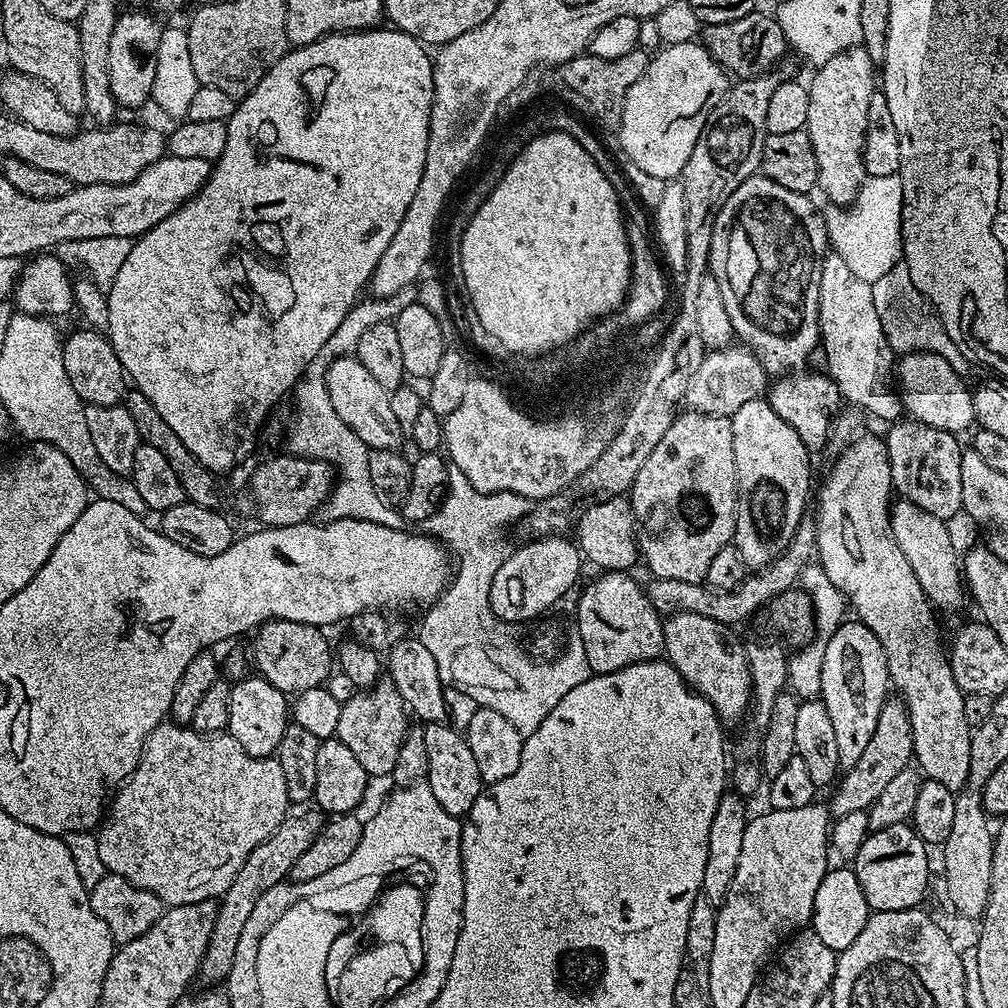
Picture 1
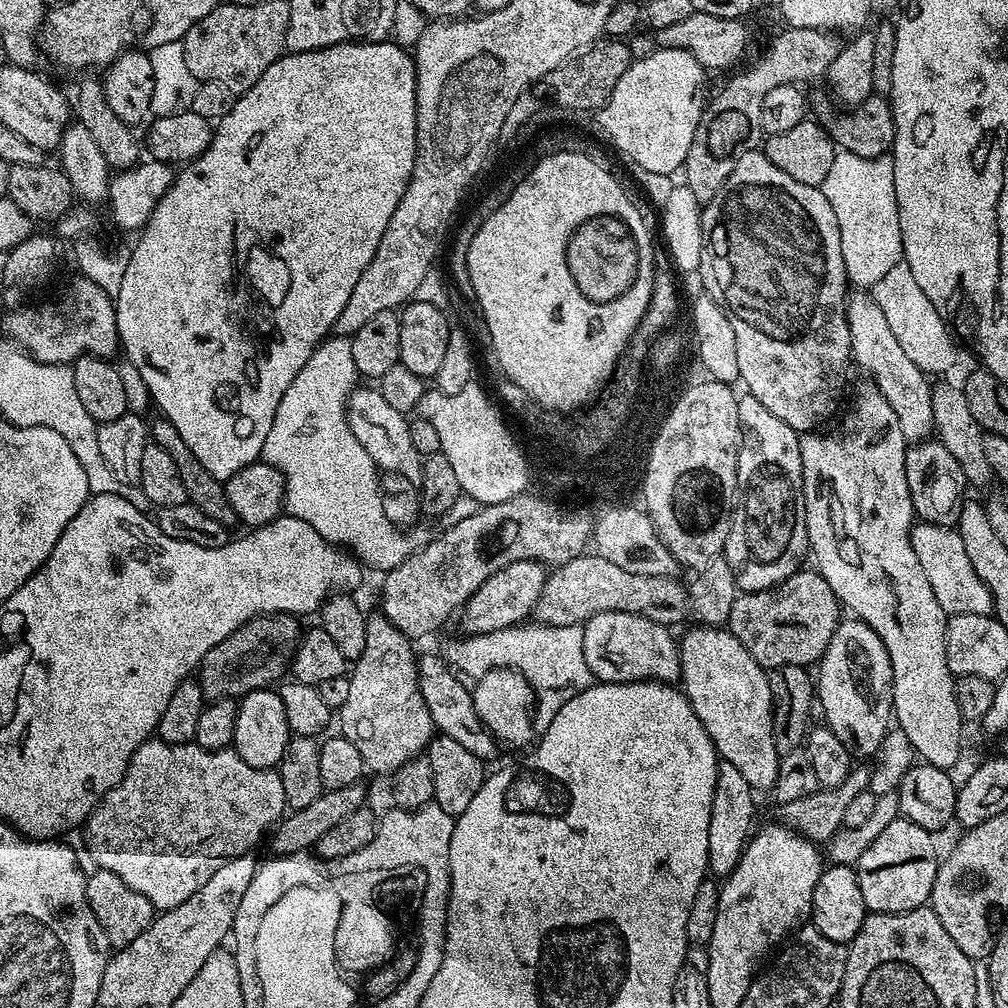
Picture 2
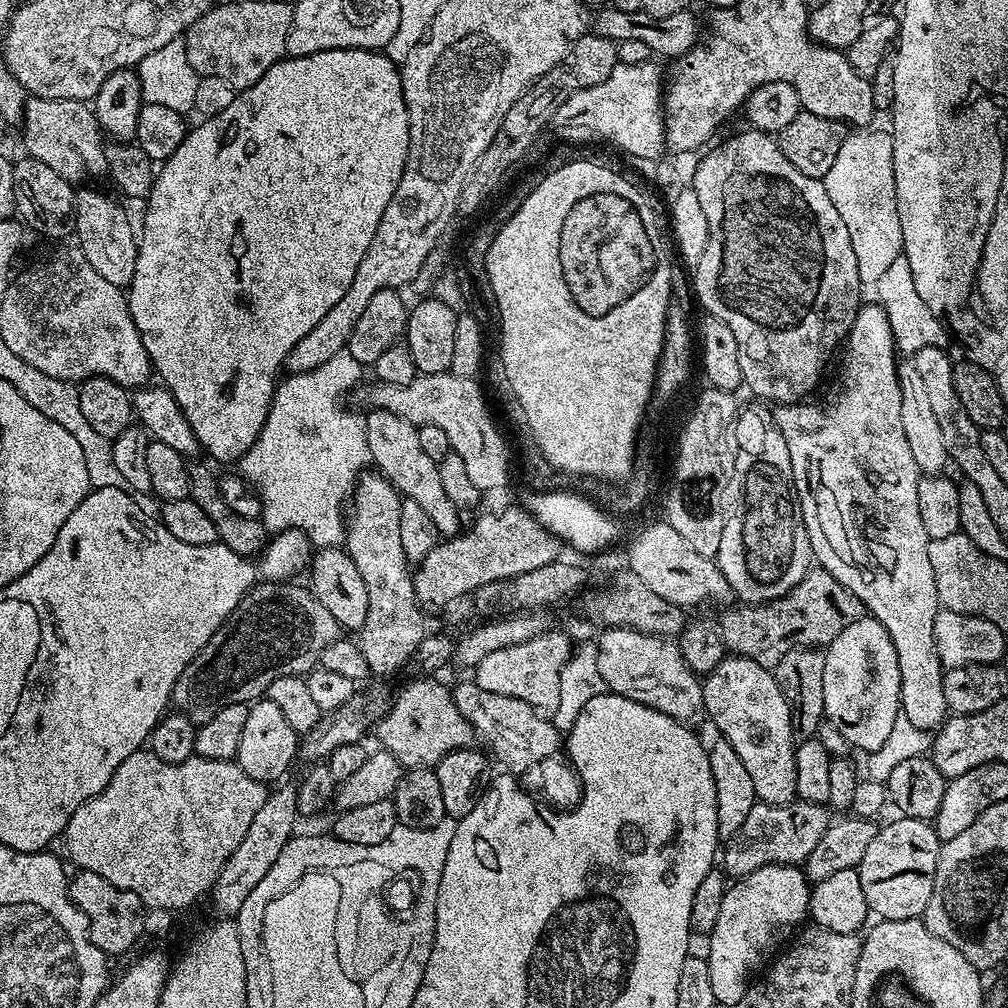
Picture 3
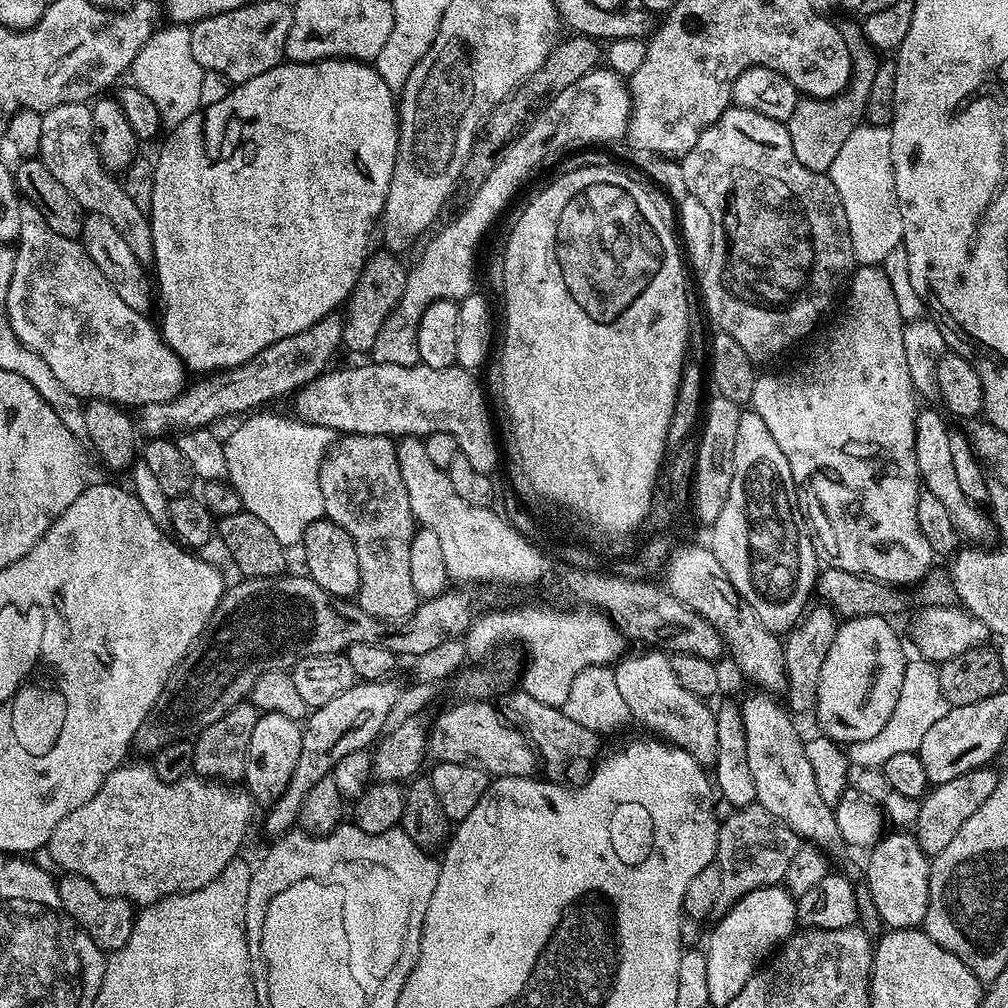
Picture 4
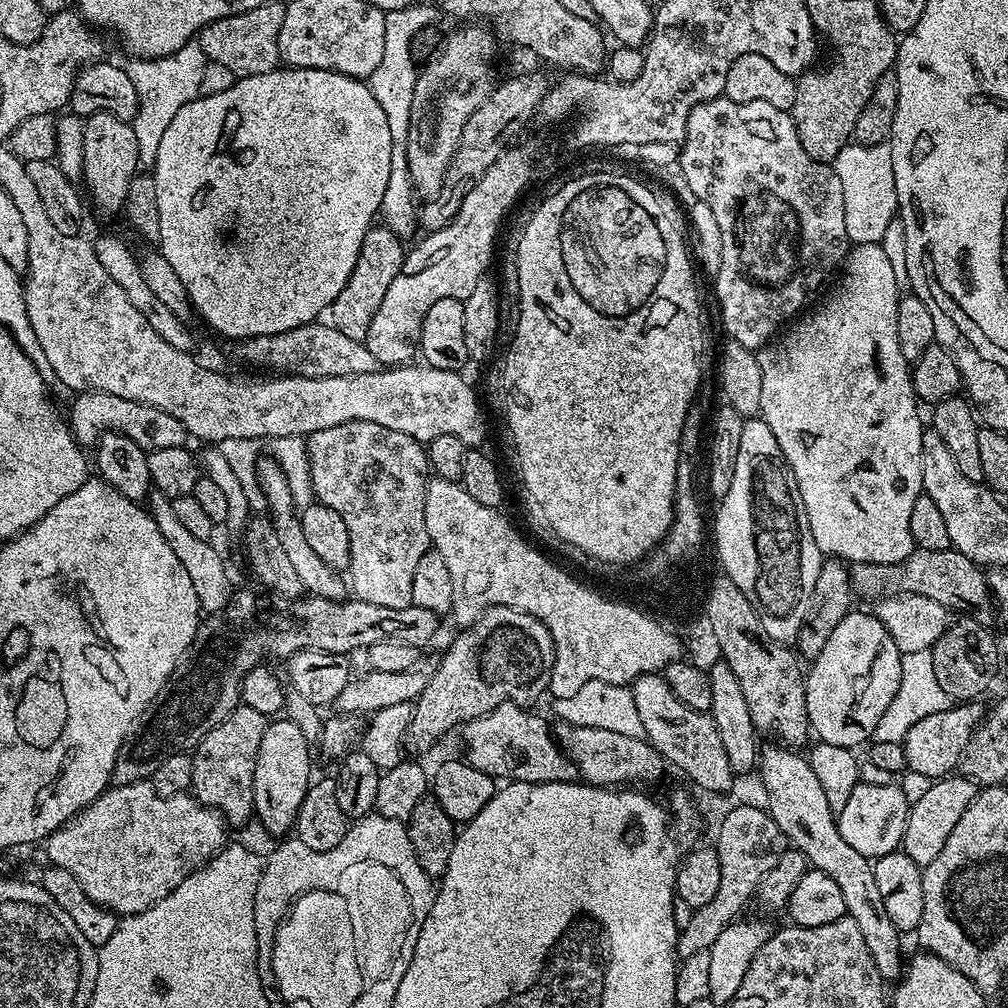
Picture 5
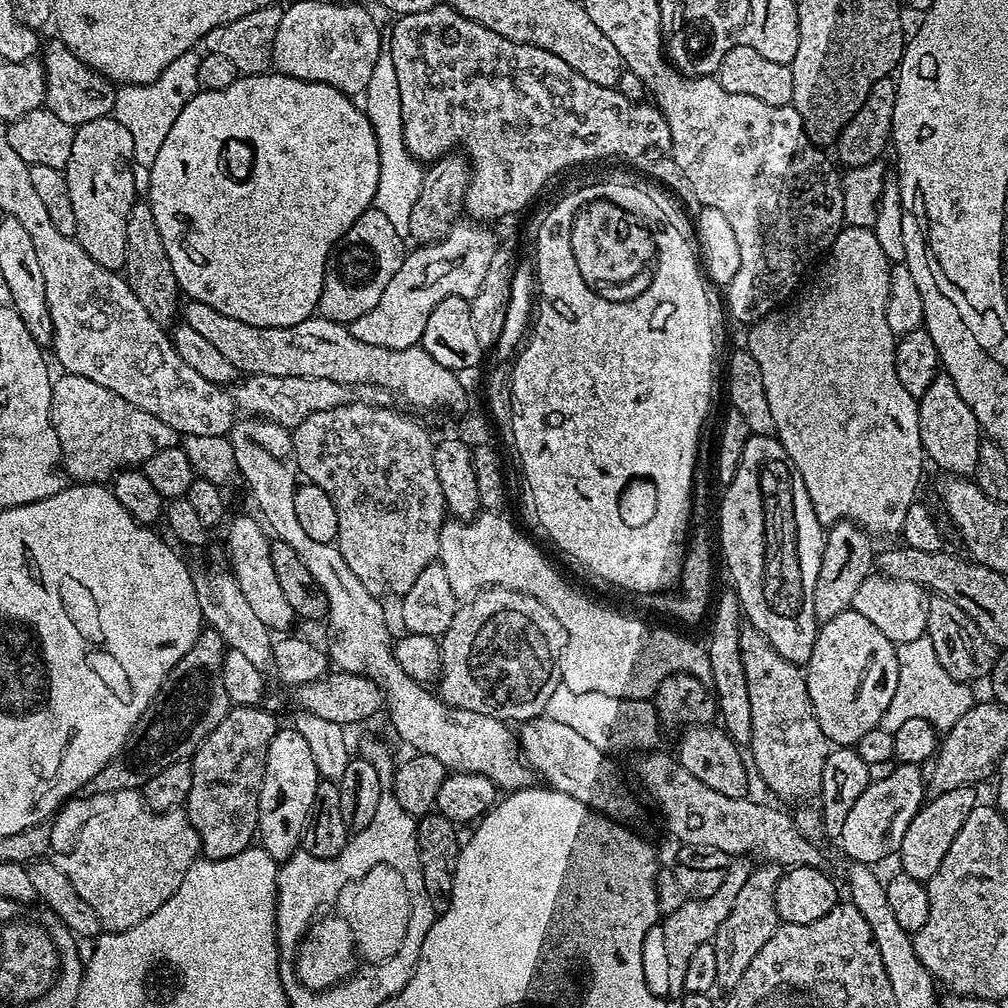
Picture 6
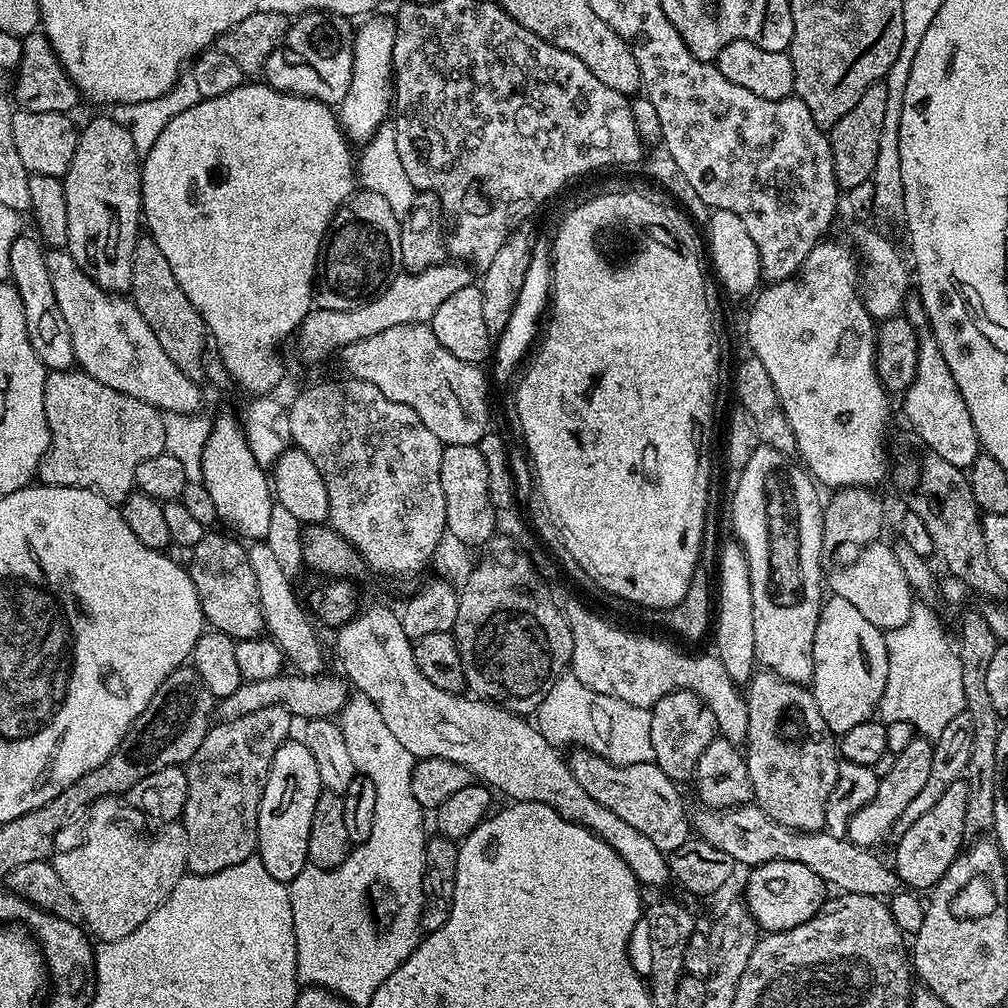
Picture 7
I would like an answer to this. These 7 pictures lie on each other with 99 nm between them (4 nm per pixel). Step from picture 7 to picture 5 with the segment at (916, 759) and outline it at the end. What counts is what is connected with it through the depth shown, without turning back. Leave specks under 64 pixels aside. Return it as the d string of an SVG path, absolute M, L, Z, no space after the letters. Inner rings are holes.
M896 782L886 786L856 784L846 806L842 806L836 825L842 838L846 838L846 843L854 846L858 854L875 858L895 852L901 847L910 807L910 796L907 796L898 784Z

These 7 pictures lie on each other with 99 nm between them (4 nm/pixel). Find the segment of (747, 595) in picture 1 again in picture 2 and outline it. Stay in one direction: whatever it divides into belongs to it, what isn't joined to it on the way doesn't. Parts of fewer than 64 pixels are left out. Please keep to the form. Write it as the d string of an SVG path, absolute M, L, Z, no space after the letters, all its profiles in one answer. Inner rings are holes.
M585 554L566 562L560 567L553 567L542 588L540 600L536 604L534 620L537 625L557 628L558 626L583 625L594 614L603 612L636 612L639 616L650 618L650 622L658 622L665 626L680 624L689 619L688 590L679 584L676 576L655 576L654 574L630 574L630 570L622 570L622 566L614 566L614 562L606 562L606 558L595 554Z

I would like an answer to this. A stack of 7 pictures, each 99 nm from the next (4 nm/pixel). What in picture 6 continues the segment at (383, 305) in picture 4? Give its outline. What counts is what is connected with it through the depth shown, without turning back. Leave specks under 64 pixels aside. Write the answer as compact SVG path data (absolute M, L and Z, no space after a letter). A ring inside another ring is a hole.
M374 207L366 209L356 219L354 226L350 226L350 230L339 245L338 256L340 252L340 260L332 258L328 261L324 271L324 285L322 286L322 294L318 305L319 315L339 324L350 326L358 318L362 318L362 314L374 310L374 306L378 306L379 300L382 299L382 293L386 290L390 278L394 278L394 274L398 274L398 266L402 266L406 255L404 243L406 243L405 237L400 236L390 226L389 219L386 218L385 214L382 214L382 211Z

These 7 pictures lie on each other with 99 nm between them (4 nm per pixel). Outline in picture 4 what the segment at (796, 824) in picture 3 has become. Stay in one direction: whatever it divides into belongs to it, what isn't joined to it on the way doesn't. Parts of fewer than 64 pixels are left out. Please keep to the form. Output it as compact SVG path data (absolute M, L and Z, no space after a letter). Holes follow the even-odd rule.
M755 802L729 813L728 817L720 820L720 841L716 847L714 861L716 867L720 869L724 885L779 885L784 879L787 866L802 845L800 837Z

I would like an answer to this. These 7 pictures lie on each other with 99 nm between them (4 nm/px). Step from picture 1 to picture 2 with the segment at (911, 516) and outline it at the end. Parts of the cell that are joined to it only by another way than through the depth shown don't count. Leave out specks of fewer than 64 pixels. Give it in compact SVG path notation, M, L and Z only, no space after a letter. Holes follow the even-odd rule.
M923 522L913 523L912 545L914 554L918 554L918 563L930 582L930 590L934 590L934 598L938 598L938 606L942 606L942 610L948 616L993 615L990 590L982 582L982 578L978 578L974 566L970 566L970 558L966 558L966 546L962 546L962 538L955 527L947 528Z

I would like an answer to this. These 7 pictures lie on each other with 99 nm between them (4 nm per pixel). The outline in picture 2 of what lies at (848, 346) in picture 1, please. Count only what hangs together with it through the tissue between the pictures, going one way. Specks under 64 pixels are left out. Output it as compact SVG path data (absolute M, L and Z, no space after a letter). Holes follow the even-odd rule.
M856 290L846 301L850 342L852 343L851 359L860 368L865 368L872 375L871 383L890 402L891 409L898 416L898 426L902 426L905 441L919 442L933 435L934 410L932 409L933 385L928 384L929 377L902 351L898 338L890 330L886 317L878 302L867 291Z

